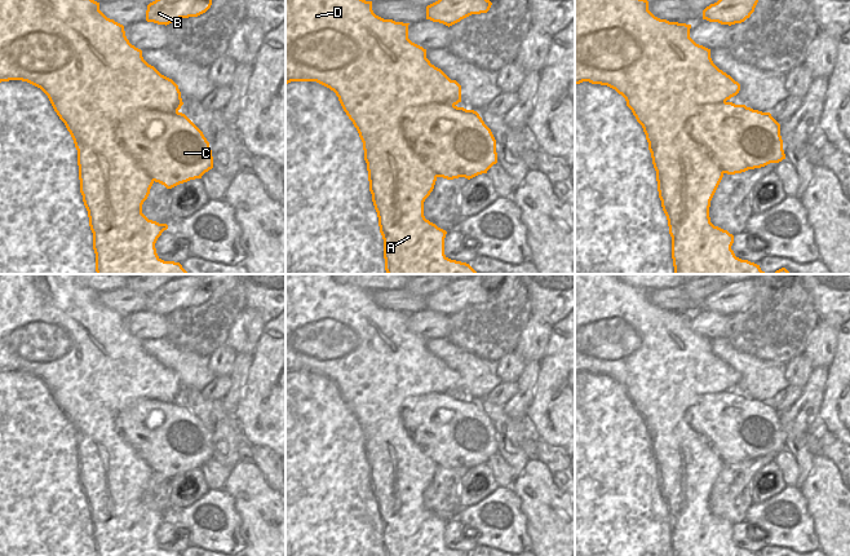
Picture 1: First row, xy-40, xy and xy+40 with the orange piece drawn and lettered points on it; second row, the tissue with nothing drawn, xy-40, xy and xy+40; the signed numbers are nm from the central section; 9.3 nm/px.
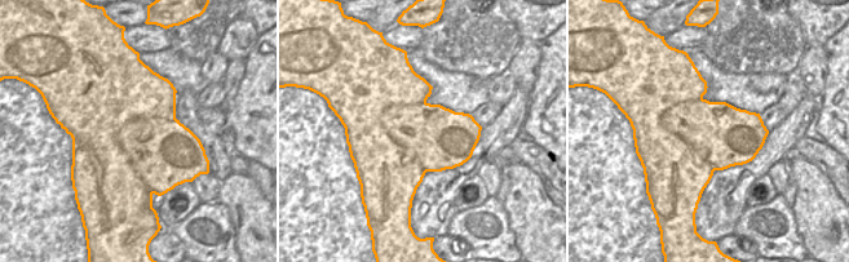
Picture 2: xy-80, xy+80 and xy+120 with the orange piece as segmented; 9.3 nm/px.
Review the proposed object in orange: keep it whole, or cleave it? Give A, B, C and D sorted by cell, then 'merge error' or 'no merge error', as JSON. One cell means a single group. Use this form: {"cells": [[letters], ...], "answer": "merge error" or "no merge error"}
{"cells": [["A", "B", "D"], ["C"]], "answer": "merge error"}

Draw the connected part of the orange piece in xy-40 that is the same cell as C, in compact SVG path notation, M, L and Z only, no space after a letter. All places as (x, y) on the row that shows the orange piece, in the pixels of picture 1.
M138 110L116 128L116 137L149 176L172 189L213 168L209 142L182 112Z

